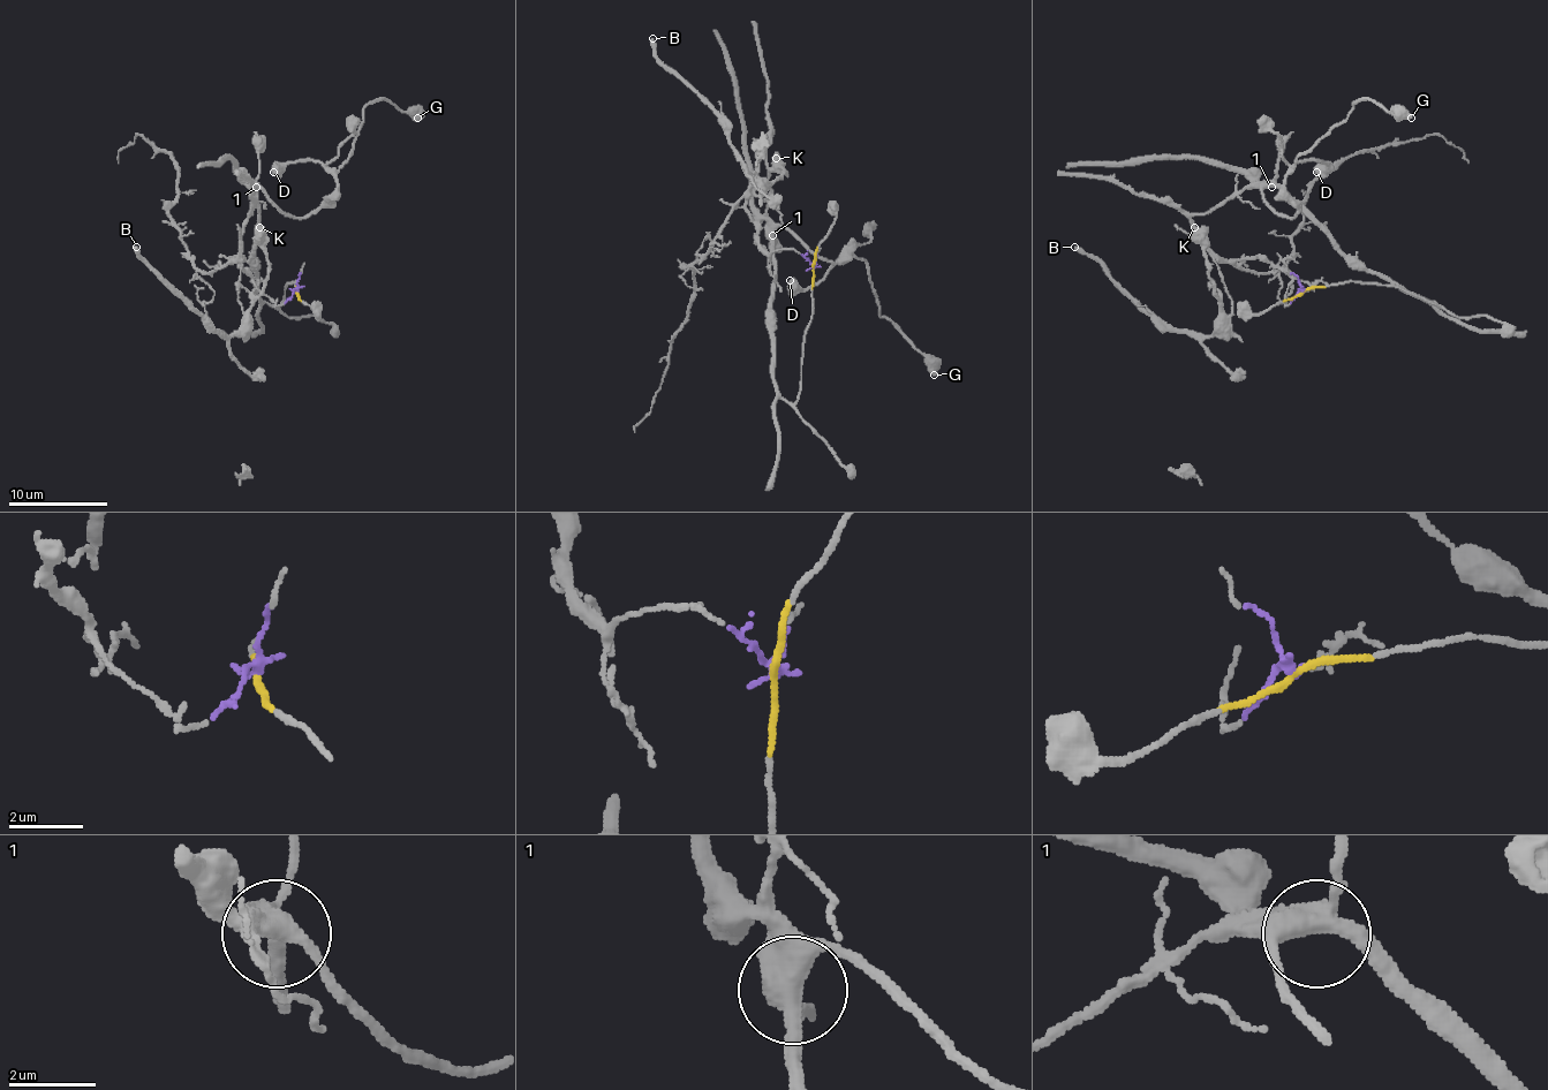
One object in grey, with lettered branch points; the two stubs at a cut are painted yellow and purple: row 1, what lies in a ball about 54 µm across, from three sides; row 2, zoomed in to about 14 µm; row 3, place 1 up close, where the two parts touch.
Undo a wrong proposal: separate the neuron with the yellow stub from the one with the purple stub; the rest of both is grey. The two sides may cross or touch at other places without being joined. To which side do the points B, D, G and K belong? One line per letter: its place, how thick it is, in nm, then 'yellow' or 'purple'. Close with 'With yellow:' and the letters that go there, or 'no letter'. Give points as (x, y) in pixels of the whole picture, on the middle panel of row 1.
B: at (652, 38); 360 nm thick; purple
D: at (790, 280); 700 nm thick; yellow
G: at (934, 375); 550 nm thick; yellow
K: at (776, 158); 650 nm thick; purple
With yellow: D, G

